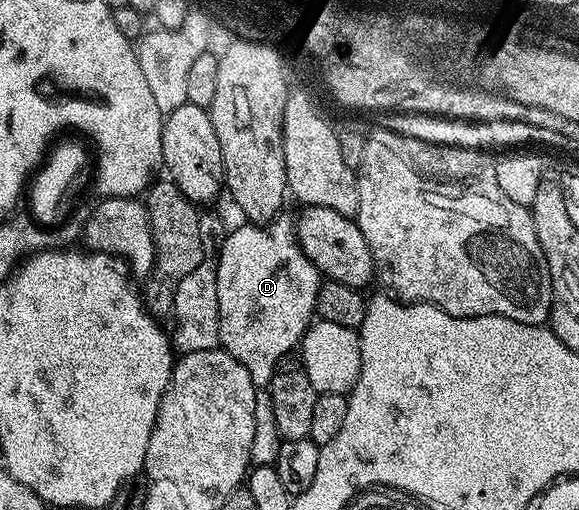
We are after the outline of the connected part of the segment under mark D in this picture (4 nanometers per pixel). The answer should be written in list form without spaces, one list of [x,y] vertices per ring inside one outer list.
[[[281,214],[268,224],[254,224],[251,222],[241,223],[241,228],[233,227],[224,237],[224,245],[218,250],[216,261],[216,277],[218,278],[218,314],[220,315],[220,347],[231,354],[250,374],[250,378],[255,382],[257,389],[267,389],[269,382],[272,381],[272,375],[280,361],[289,355],[288,352],[297,347],[300,341],[304,339],[304,331],[309,324],[313,323],[314,313],[316,311],[316,295],[322,283],[320,271],[306,258],[306,254],[301,250],[299,242],[296,241],[296,225],[291,219],[287,220],[287,215]]]

